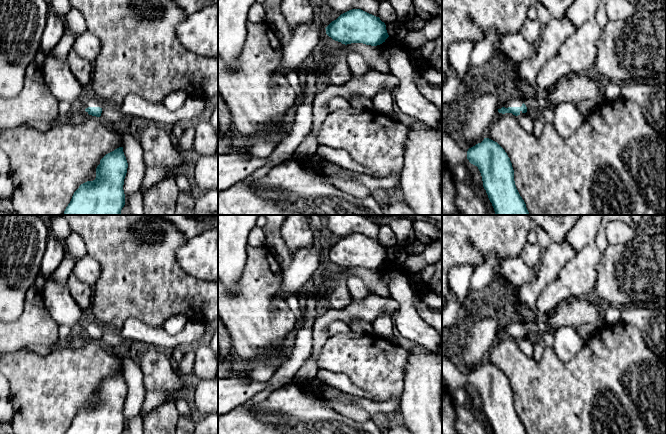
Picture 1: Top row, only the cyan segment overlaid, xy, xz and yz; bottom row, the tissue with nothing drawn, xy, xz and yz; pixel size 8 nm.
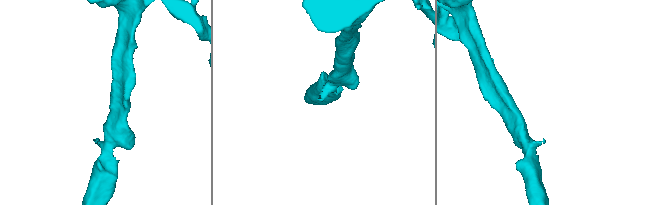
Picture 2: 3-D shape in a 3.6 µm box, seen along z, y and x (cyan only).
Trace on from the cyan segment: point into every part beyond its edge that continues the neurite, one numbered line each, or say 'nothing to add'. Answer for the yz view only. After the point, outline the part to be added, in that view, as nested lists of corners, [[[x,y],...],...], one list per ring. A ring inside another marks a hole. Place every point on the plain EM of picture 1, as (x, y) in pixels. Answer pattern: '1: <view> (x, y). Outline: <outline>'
1: yz (537, 326). Outline: [[[535,318],[533,321],[525,322],[525,321],[516,321],[516,322],[506,322],[504,328],[499,331],[508,332],[508,331],[521,331],[522,328],[525,328],[527,334],[530,332],[536,333],[541,336],[544,332],[553,333],[557,328],[551,327],[545,320],[539,320]]]

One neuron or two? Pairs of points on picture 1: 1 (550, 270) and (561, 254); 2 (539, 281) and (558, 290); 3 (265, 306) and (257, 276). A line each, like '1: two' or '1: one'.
1: one
2: two
3: one

